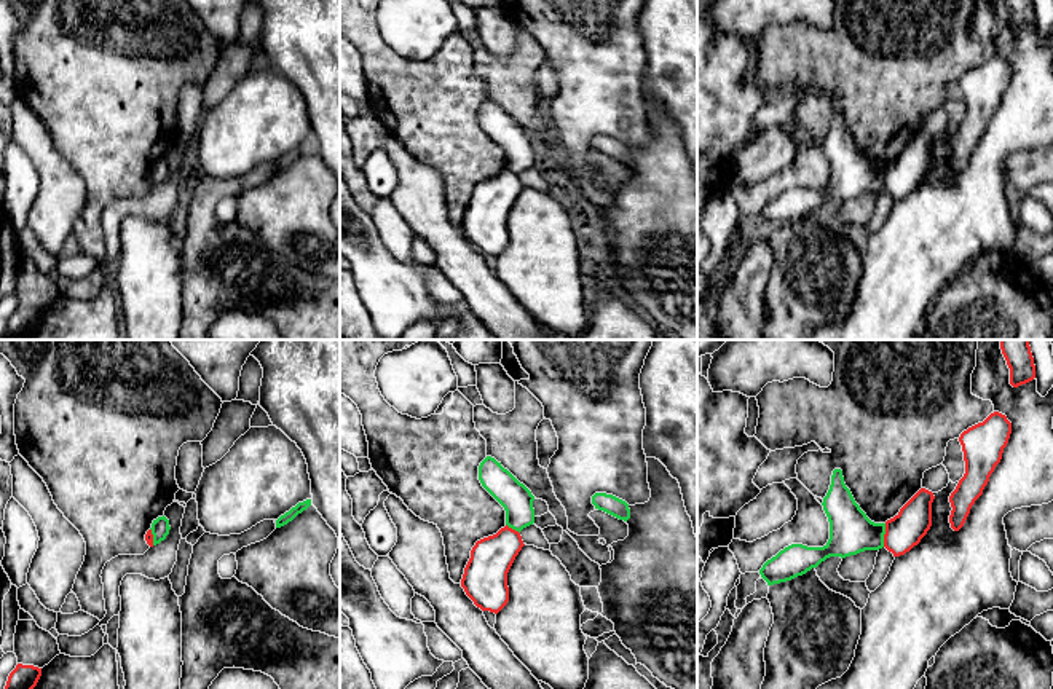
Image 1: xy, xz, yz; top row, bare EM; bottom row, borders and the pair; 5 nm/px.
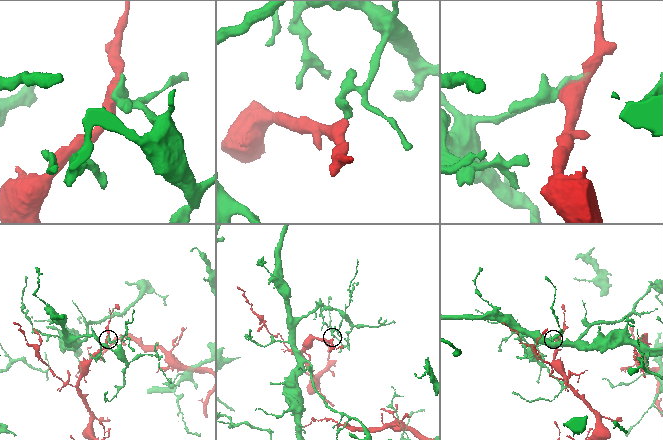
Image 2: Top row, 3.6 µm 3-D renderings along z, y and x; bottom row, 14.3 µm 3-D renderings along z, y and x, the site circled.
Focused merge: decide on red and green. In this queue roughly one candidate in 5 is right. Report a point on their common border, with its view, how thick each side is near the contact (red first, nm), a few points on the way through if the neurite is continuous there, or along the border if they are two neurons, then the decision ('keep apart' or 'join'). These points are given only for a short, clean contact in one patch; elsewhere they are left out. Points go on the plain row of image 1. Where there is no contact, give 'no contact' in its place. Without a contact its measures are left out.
contact yz (884, 177); calibres 180 and 220 nm; border yz (886, 166), (883, 188); keep apart

